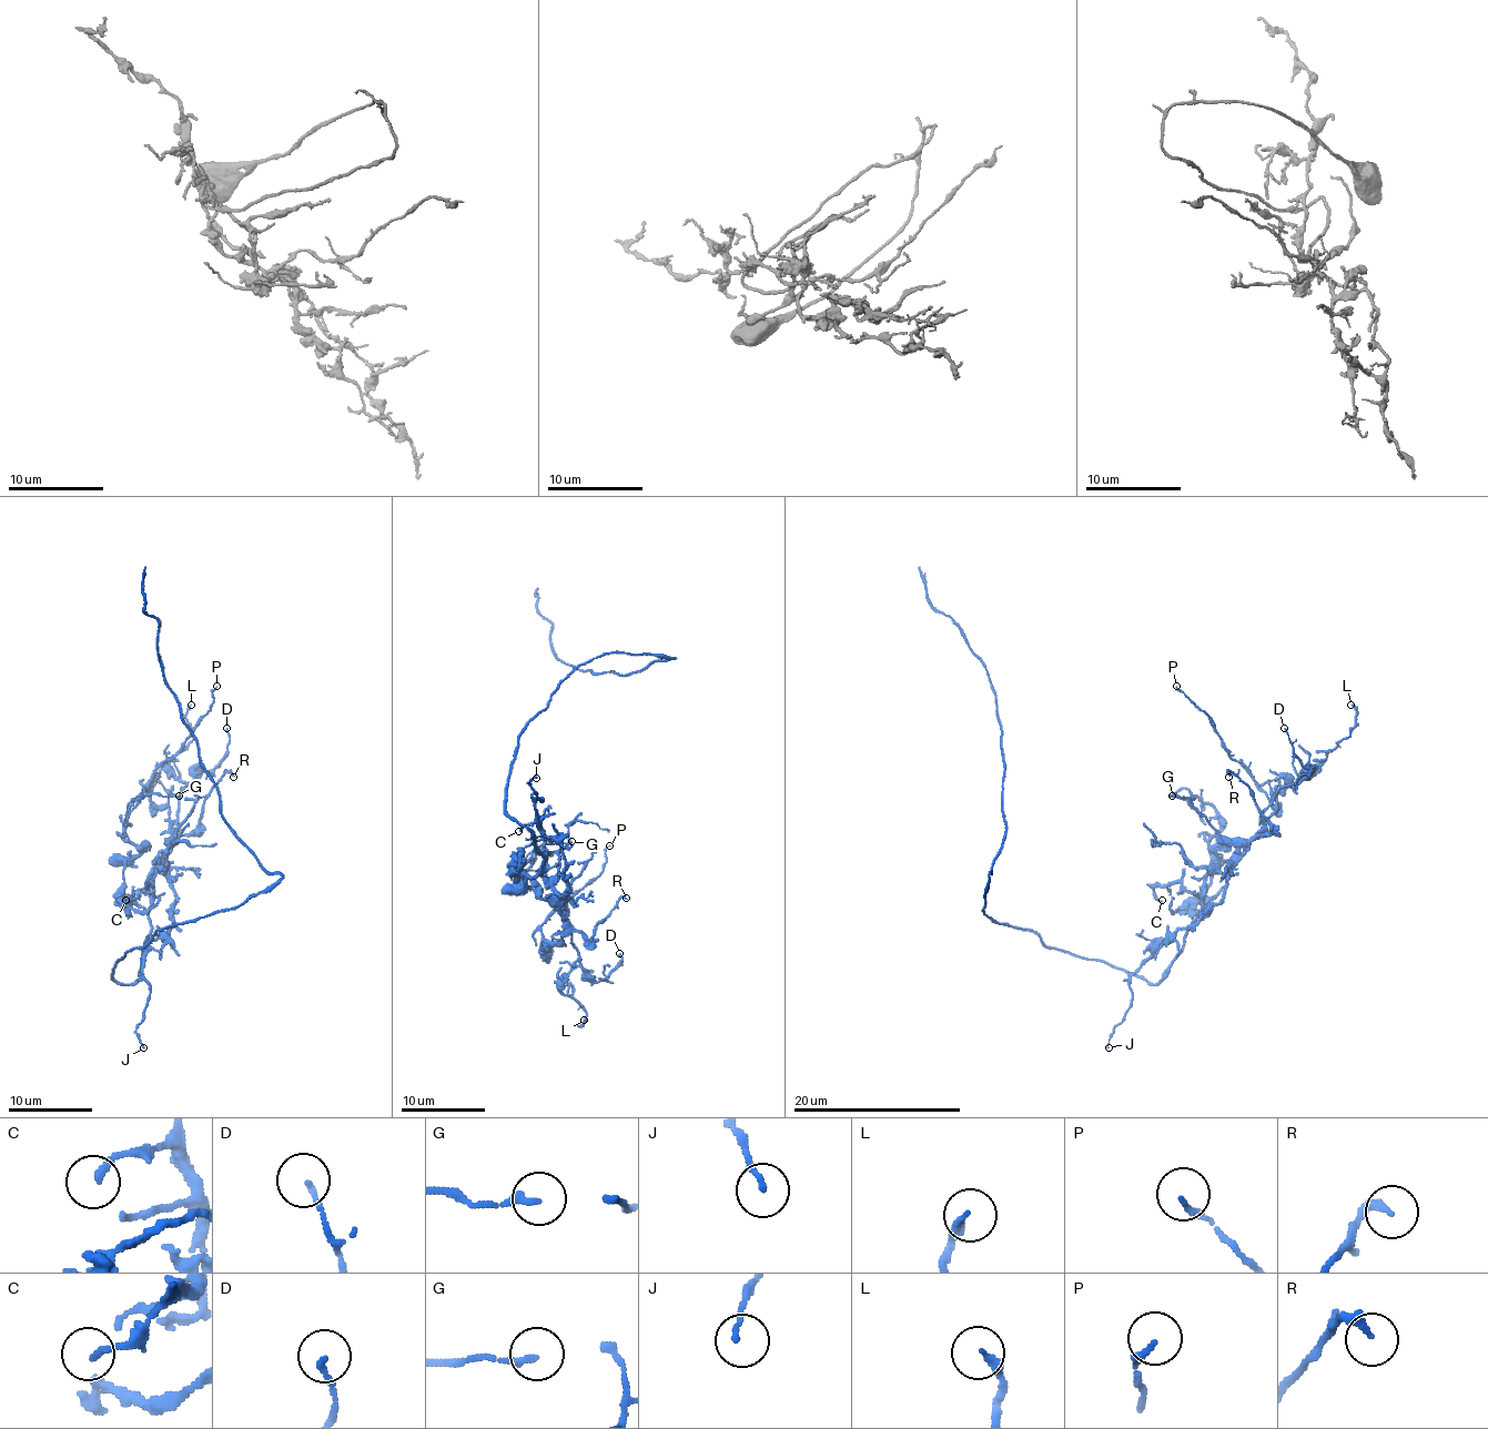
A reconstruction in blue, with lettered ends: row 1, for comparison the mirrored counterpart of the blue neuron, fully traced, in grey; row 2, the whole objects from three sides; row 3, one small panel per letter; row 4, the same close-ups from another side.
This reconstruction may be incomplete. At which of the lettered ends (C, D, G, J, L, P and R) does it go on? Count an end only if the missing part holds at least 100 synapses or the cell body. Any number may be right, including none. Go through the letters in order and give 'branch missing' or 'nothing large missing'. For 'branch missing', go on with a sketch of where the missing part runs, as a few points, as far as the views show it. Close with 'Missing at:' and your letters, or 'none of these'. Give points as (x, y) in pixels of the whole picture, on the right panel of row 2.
C: nothing large missing
D: nothing large missing
G: nothing large missing
J: nothing large missing
L: nothing large missing
P: nothing large missing
R: nothing large missing
Missing at: none of these

